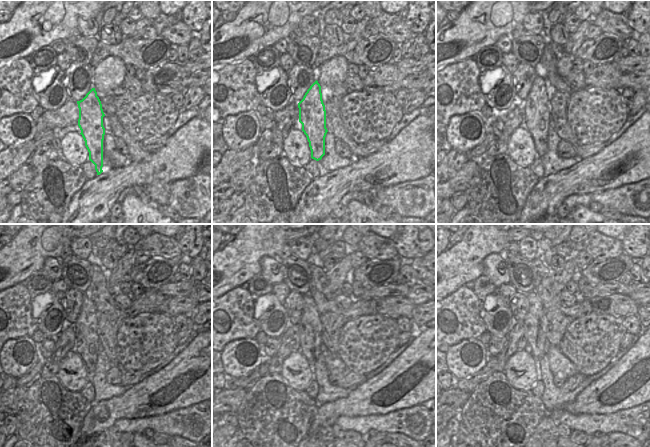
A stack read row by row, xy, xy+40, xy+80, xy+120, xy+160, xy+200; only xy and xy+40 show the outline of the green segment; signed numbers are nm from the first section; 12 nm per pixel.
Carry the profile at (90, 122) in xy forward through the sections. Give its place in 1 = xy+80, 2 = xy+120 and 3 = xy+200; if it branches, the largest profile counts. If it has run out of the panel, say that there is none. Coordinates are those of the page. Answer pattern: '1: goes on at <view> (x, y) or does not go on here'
1: goes on at xy+80 (536, 106)
2: goes on at xy+120 (86, 326)
3: goes on at xy+200 (535, 338)

